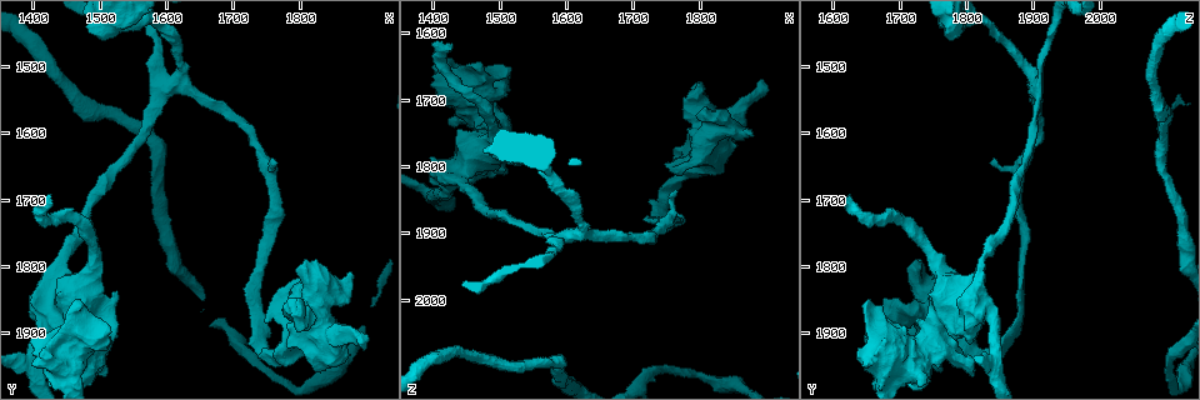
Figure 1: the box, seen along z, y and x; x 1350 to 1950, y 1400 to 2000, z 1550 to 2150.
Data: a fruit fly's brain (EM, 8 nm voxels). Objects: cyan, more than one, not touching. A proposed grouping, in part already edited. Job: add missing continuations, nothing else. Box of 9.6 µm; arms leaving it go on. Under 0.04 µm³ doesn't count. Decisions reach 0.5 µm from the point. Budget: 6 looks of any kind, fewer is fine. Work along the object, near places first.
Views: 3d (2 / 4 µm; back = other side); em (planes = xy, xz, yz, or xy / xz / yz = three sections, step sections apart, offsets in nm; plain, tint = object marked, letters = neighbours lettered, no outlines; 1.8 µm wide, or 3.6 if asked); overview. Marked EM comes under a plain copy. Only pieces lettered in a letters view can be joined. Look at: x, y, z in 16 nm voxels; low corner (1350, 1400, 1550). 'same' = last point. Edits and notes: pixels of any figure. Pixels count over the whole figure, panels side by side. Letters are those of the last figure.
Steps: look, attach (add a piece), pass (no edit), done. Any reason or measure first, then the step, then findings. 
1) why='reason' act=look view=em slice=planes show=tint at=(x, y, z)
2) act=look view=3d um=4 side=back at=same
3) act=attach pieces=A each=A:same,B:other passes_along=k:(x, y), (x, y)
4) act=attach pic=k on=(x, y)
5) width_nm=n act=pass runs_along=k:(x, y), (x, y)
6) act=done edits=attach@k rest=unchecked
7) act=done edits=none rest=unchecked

why='free end' act=look view=3d um=2 at=(1895, 1925, 1685)

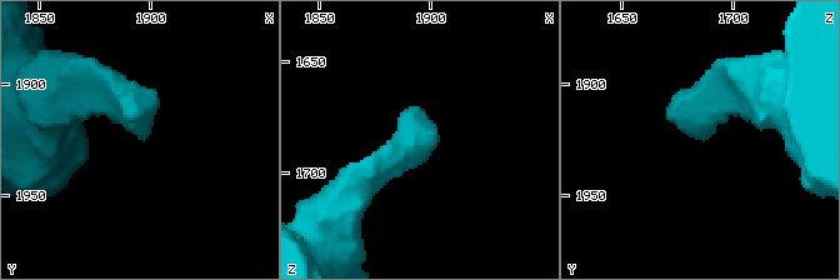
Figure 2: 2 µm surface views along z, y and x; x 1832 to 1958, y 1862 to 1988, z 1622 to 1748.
why='need the tissue' act=look view=em um=3.6 slice=planes show=tint at=(1897, 1923, 1689)

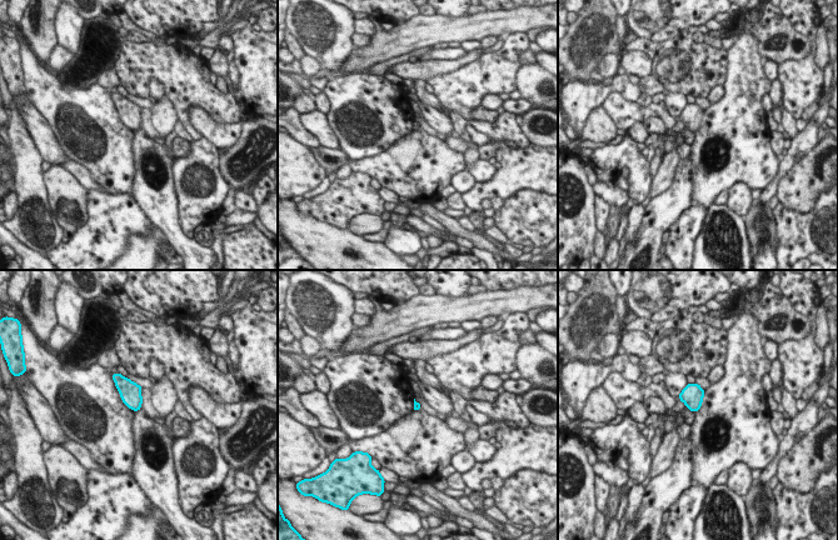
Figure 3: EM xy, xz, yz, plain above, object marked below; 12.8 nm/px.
act=look view=em um=3.6 slice=planes show=letters at=same

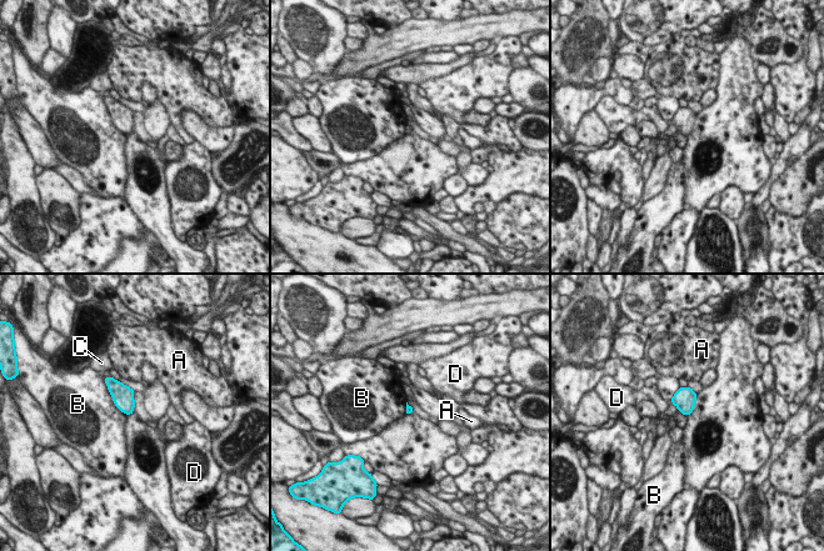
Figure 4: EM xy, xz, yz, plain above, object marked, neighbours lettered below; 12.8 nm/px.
act=pass each=A:other,B:other,C:other,D:other border=4:(104, 380), (113, 402), (126, 414) found='no lettered piece goes on from it'

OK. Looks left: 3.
why='free end' act=look view=em slice=yz step=4 show=letters at=(1765, 1645, 1840)

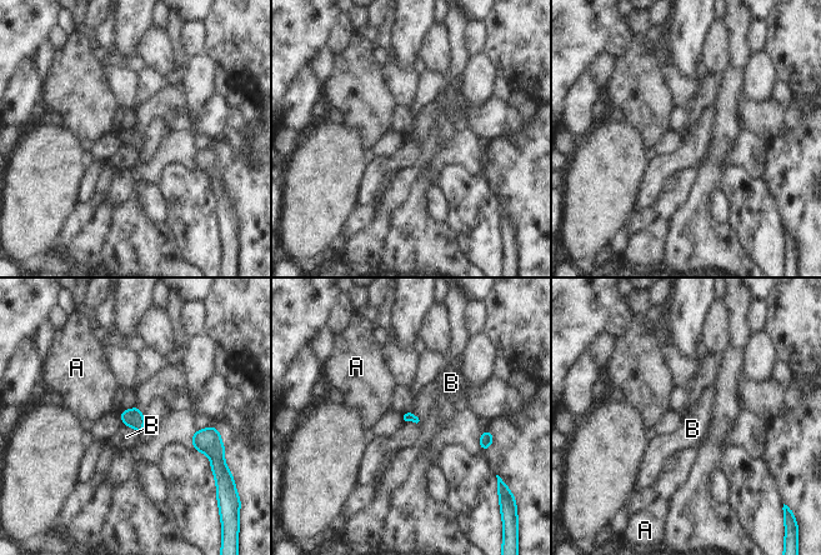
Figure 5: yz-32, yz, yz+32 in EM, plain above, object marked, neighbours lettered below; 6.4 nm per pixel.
why='another direction' act=look view=em slice=planes show=letters at=same

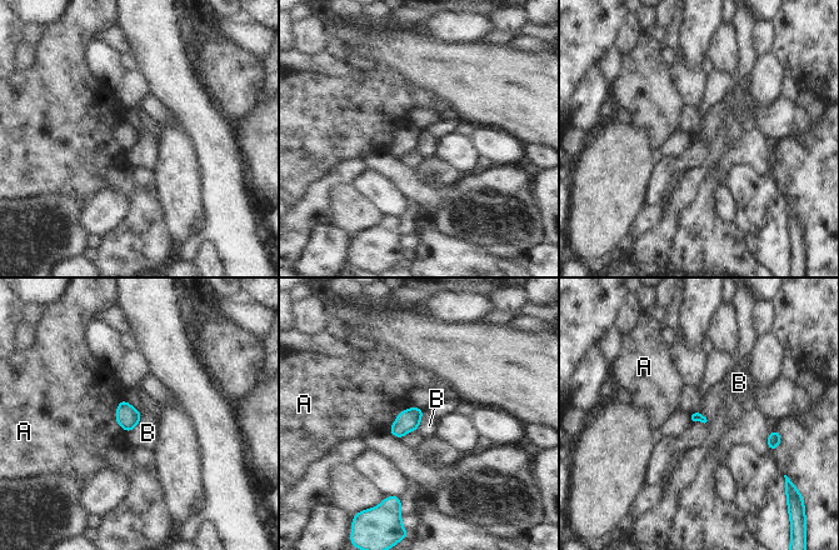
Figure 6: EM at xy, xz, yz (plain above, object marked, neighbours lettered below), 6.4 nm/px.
act=pass each=A:other,B:other border=6:(708, 420), (704, 423), (692, 423) found='none of them fits'

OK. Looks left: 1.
act=done edits=none rest=unchecked

